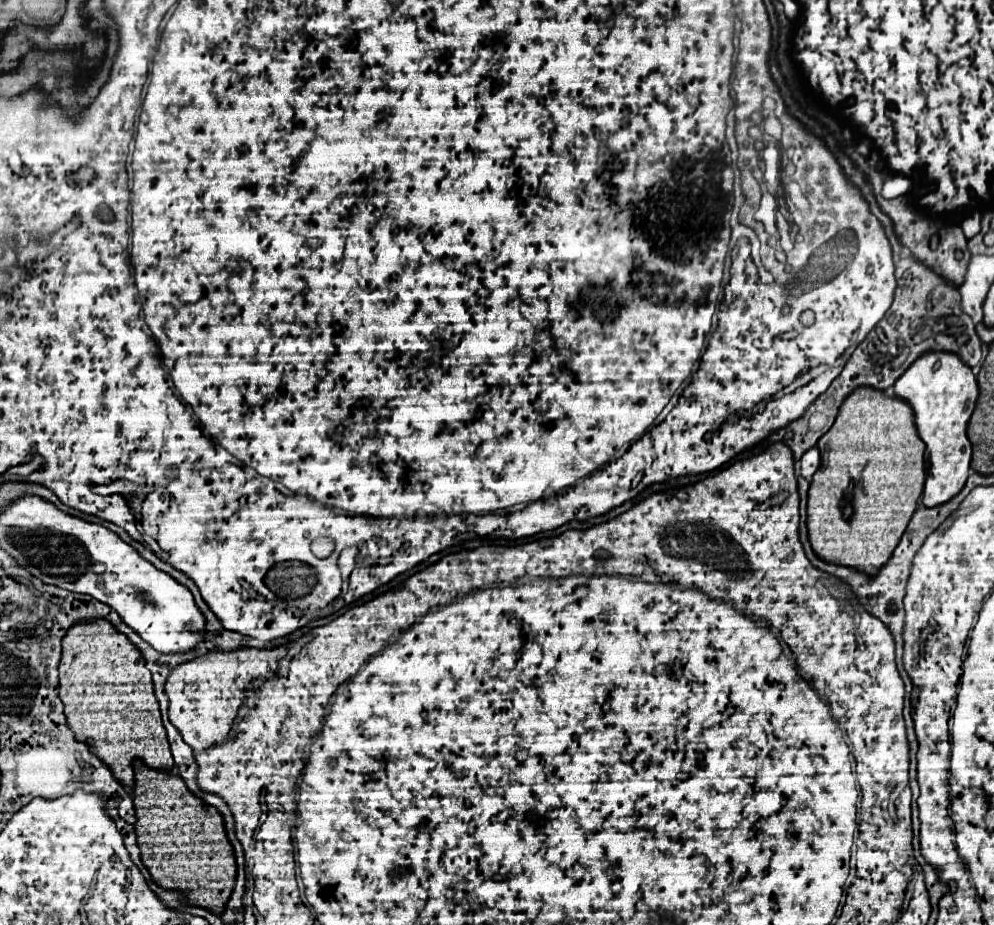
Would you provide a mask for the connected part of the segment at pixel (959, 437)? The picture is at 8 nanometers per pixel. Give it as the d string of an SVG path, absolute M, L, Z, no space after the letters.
M930 352L920 356L902 374L902 378L898 378L894 384L894 396L910 404L918 436L926 444L926 486L922 504L926 504L926 508L940 506L964 488L970 474L972 446L966 436L966 426L978 398L976 376L972 374L970 366L966 366L956 354Z

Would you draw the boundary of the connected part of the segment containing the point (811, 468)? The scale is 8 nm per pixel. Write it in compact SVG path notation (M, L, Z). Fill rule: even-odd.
M810 448L802 458L800 458L800 474L810 480L814 476L814 472L820 466L820 452L818 448Z

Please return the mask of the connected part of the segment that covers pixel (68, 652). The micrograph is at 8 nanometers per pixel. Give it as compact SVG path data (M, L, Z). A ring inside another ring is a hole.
M110 622L76 624L62 640L60 698L70 730L78 742L86 742L126 788L134 788L132 764L140 758L148 768L174 768L166 730L162 726L152 676L136 646Z

